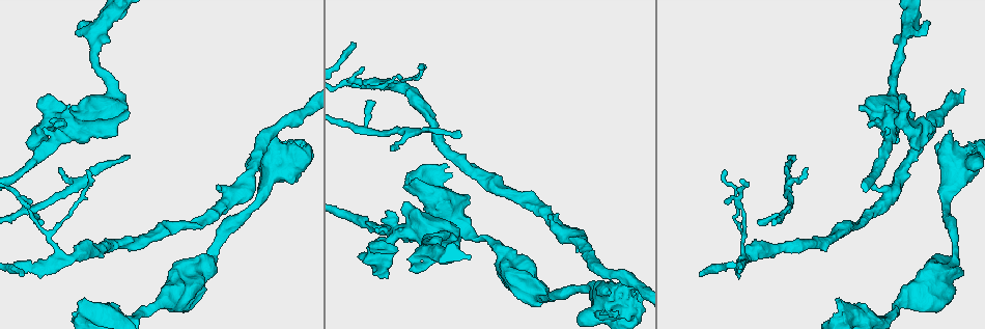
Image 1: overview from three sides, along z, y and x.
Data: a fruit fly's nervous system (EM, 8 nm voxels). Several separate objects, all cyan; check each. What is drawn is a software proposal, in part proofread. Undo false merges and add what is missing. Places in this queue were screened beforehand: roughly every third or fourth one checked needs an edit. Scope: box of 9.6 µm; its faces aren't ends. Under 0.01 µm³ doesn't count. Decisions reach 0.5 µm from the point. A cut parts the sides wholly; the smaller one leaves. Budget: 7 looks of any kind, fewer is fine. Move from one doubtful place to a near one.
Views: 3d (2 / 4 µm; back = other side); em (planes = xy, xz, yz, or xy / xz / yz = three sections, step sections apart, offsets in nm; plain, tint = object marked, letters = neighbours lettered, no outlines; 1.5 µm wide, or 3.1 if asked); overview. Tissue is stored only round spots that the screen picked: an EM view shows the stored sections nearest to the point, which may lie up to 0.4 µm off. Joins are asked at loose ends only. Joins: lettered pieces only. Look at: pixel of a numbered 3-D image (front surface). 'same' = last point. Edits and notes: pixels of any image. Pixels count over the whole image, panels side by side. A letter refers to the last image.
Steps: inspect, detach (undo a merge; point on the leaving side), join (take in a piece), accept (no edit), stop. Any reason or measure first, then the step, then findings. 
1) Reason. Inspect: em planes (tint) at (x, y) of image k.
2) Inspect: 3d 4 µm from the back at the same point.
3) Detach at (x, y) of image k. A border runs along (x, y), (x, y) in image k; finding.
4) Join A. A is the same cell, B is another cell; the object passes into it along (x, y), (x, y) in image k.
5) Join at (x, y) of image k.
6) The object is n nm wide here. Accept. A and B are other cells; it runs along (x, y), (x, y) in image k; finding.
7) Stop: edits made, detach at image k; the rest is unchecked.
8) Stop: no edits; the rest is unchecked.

Thin end. Inspect: 3d 4 µm at (129, 157) of image 1.

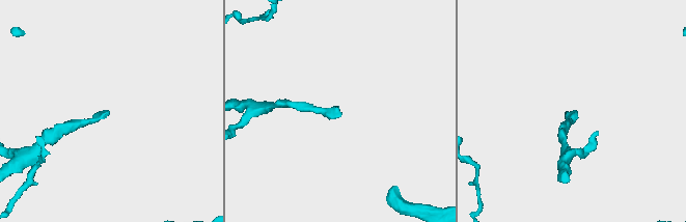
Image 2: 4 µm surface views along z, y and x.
Now the EM. Inspect: em planes (letters) at (109, 112) of image 2.

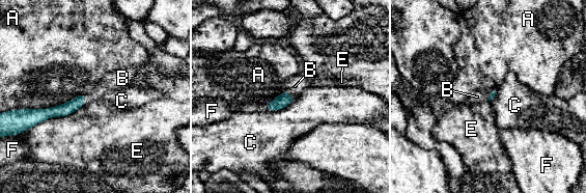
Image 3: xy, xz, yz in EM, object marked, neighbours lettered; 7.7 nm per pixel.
The longest contact is with A, 500 nm. Join B. B is the same cell, A, C, E and F are other cells; the object passes into it along (65, 109), (83, 99), (110, 81) in image 3; it goes on there.

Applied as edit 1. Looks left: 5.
Three-way junction. Inspect: em planes (letters) at (741, 258) of image 1.

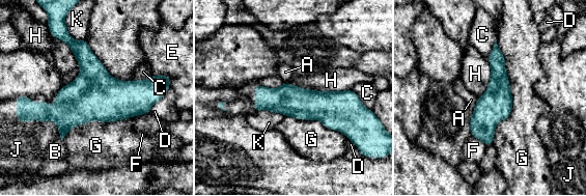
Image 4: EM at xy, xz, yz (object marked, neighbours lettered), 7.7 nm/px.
The longest contact is with G, 800 nm. Accept. A, B, C, D, E, F, G, H, J and K are other cells; it runs along (257, 88), (271, 100), (356, 102) in image 4; continuous, no second cell.

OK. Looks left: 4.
Thick turns thin. Inspect: em xy step 8 (tint) at (955, 257) of image 1.

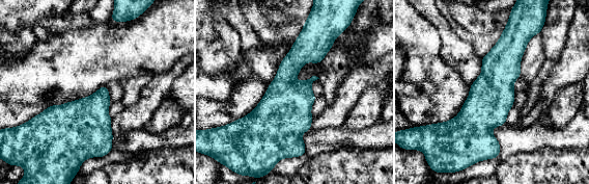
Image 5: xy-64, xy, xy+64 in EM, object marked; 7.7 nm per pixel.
Inspect: em xy step 8 (letters) at the same point.

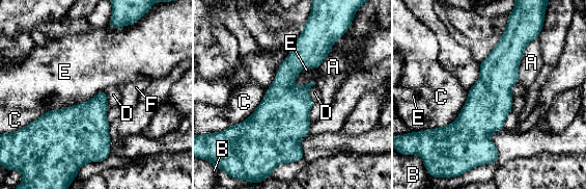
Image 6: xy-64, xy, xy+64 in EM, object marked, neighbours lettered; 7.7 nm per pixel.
Accept. A, B, C, D, E and F are other cells; a border runs along (319, 66), (305, 66), (292, 86) in image 6; continuous, no second cell.

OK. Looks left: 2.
Stop: edits made, join at image 3; the rest is unchecked.

